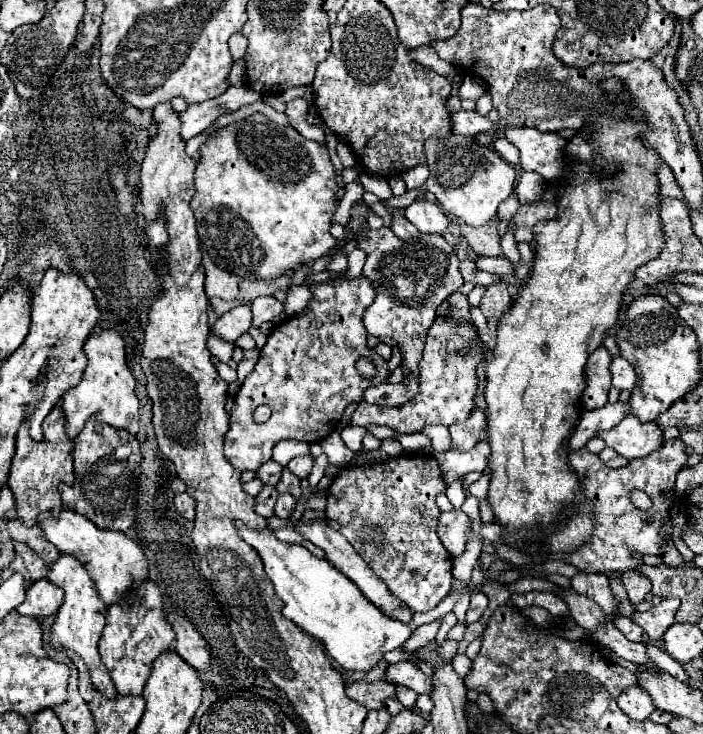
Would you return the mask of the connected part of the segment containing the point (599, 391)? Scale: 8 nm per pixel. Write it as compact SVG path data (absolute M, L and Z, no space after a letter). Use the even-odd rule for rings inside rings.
M599 346L587 362L585 374L587 374L587 386L581 398L581 404L585 410L595 410L599 406L607 404L607 394L611 388L611 354L607 352L605 346Z

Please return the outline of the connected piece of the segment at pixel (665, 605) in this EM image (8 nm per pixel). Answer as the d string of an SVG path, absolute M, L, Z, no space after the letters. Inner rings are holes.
M665 598L661 604L653 606L647 612L635 612L631 618L637 622L651 640L659 640L665 630L675 624L675 614L679 610L679 598Z

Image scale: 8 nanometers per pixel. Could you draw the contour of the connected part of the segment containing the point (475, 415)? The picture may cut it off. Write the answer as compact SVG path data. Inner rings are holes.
M477 394L475 398L475 408L471 410L471 416L465 420L465 422L459 422L459 424L453 424L449 426L449 432L451 432L451 438L453 438L453 444L459 452L465 452L465 450L471 450L479 440L483 440L483 426L485 426L485 414L483 414L483 396Z

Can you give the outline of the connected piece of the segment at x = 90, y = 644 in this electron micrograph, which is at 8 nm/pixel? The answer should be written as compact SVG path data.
M61 554L47 568L49 568L47 580L53 582L55 586L63 588L63 592L65 592L65 602L59 608L55 624L53 624L53 642L51 644L59 646L61 650L65 650L65 648L75 650L85 660L85 664L89 666L91 680L93 680L95 688L99 688L107 696L115 696L117 694L115 684L113 684L113 680L109 676L109 670L105 668L105 664L101 662L101 656L97 652L97 642L99 642L101 630L105 626L105 610L107 610L107 606L99 598L95 582L91 580L85 564L77 556L71 556L71 554Z

